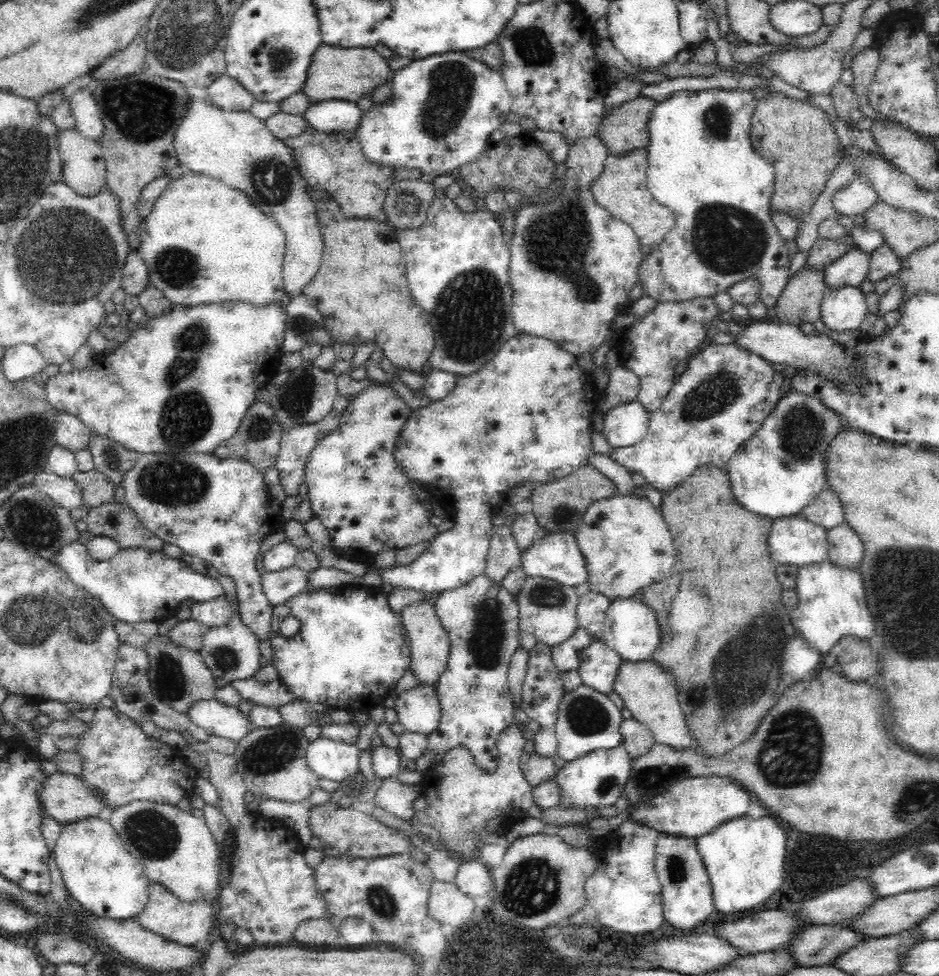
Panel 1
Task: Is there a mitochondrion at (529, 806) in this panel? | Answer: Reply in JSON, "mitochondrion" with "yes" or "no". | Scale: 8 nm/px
{"mitochondrion":"no"}

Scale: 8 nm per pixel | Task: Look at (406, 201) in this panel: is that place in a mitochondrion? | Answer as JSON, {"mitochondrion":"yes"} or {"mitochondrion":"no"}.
{"mitochondrion":"yes"}

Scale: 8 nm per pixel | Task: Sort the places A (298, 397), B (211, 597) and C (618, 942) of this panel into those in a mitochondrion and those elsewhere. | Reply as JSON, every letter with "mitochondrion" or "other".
{"A":"mitochondrion","B":"other","C":"other"}

